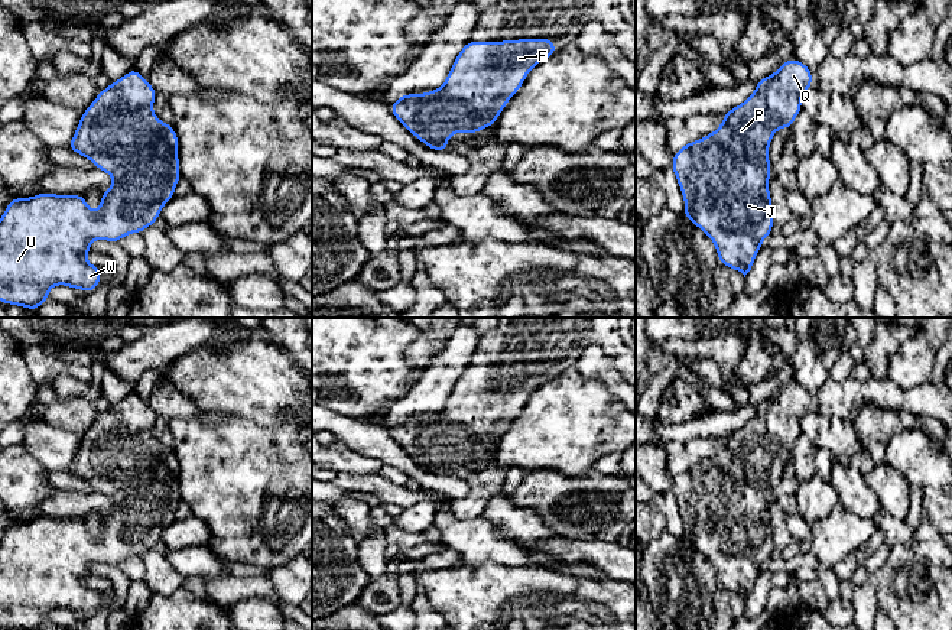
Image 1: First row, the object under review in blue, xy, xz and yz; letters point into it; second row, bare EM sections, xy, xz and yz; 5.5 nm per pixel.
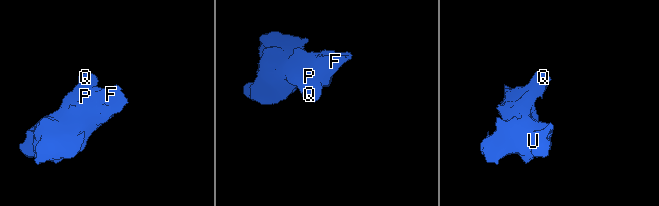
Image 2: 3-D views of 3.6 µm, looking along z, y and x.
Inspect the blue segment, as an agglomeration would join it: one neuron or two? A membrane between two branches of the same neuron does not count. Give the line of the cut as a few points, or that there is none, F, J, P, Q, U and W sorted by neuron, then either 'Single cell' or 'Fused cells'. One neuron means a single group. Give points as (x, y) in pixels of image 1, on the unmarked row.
No split. Groups: F J P Q U W. Single cell

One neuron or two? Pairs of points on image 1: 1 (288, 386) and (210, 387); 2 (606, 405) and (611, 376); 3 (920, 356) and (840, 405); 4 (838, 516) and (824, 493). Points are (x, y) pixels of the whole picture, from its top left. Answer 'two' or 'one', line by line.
1: one
2: two
3: two
4: two

